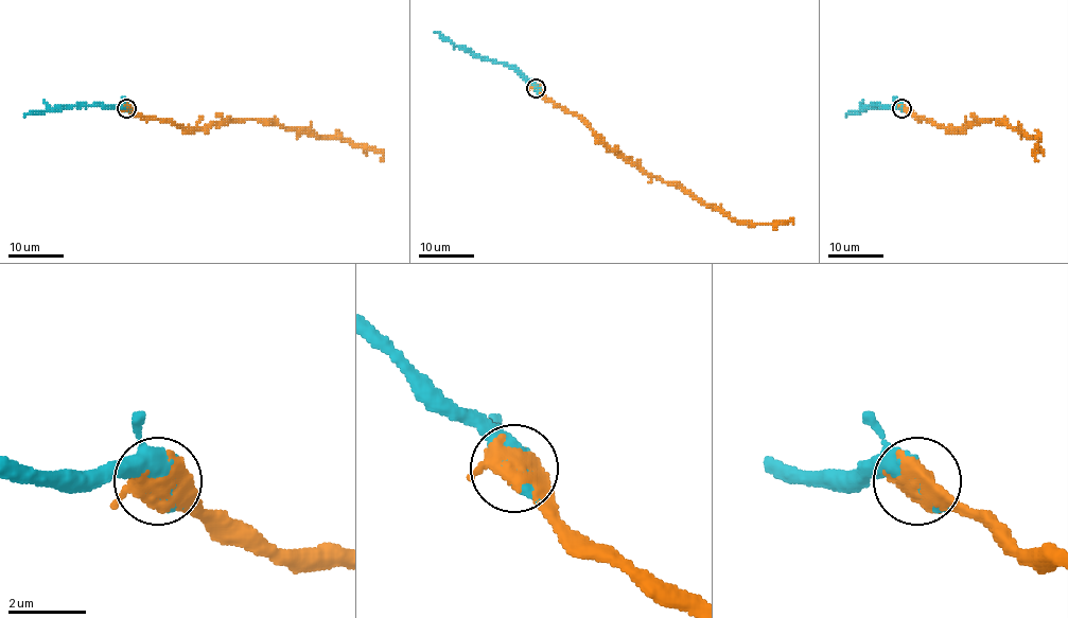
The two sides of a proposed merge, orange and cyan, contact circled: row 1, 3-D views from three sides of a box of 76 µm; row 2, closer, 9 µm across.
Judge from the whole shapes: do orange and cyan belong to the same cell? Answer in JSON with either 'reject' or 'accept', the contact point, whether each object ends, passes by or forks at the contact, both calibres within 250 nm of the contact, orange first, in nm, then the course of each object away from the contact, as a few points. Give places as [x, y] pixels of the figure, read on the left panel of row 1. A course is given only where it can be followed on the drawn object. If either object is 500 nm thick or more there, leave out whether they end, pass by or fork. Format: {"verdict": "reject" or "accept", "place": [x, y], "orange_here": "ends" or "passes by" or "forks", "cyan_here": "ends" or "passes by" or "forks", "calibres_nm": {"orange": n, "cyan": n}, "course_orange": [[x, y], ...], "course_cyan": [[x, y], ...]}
{"verdict": "accept", "place": [126, 108], "calibres_nm": {"orange": 440, "cyan": 800}, "course_orange": [[126, 107], [142, 117], [192, 128], [273, 120], [285, 128], [367, 145], [384, 156], [383, 161]], "course_cyan": [[126, 107], [63, 106], [24, 116]]}

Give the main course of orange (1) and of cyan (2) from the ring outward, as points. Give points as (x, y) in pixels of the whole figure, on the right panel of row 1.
1: (903, 107), (914, 117), (953, 128), (1001, 120), (1011, 128), (1021, 129), (1034, 138), (1037, 161)
2: (903, 107), (869, 106), (845, 116)

